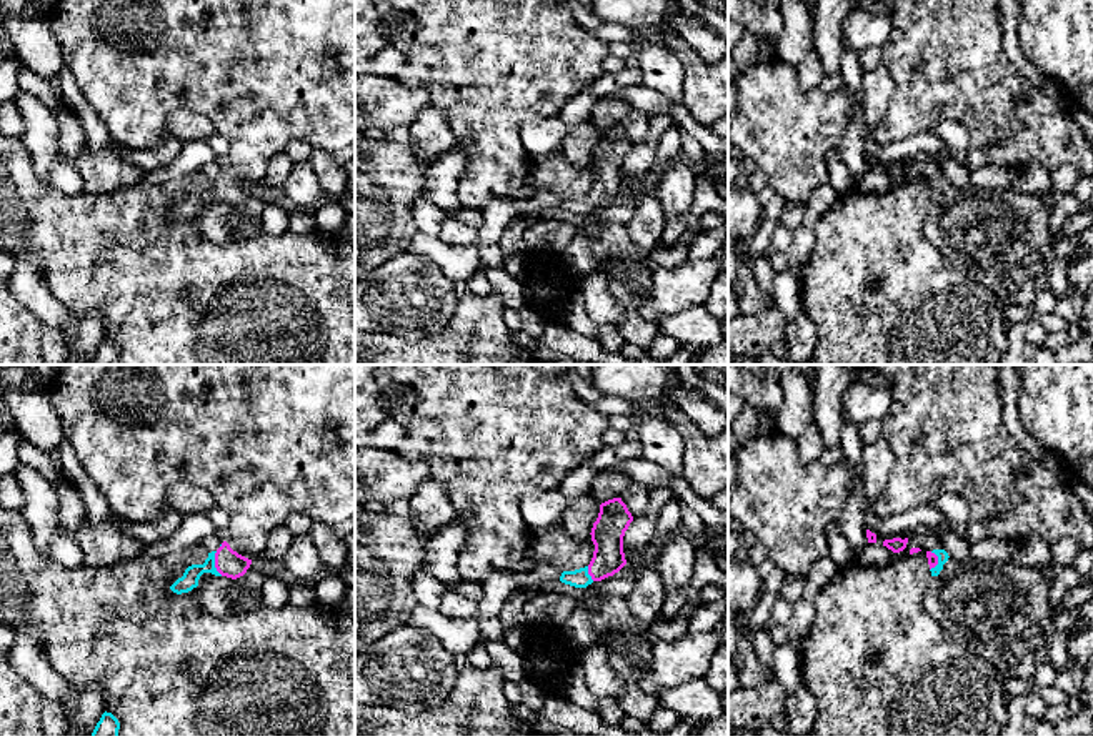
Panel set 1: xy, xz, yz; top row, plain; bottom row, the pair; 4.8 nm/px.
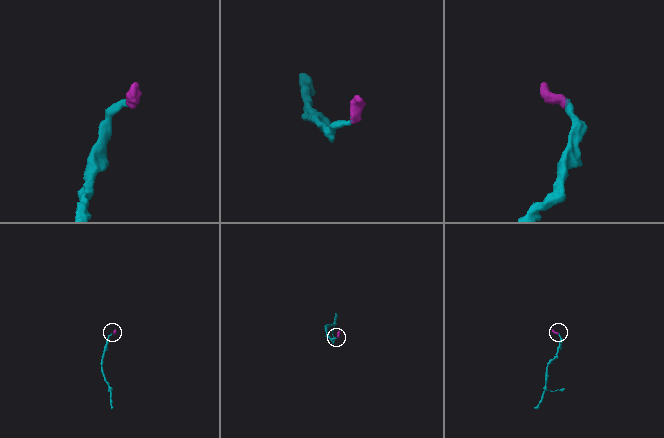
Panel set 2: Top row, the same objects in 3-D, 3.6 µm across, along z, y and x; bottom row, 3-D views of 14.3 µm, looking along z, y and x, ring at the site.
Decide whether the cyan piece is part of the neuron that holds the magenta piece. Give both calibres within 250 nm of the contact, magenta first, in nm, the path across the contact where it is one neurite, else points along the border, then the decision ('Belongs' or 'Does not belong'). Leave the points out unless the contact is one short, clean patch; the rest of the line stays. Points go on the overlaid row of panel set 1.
Thickness 130 nm (magenta) against 80 nm. Path across: xy (229, 563), (215, 563), (200, 568), (190, 578). Belongs

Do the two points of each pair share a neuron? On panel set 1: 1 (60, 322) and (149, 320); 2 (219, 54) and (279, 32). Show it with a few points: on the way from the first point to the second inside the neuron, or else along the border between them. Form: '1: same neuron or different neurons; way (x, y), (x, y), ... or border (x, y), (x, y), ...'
1: different neurons; border (45, 283), (70, 313)
2: same neuron; way (234, 44), (249, 44), (264, 32)

